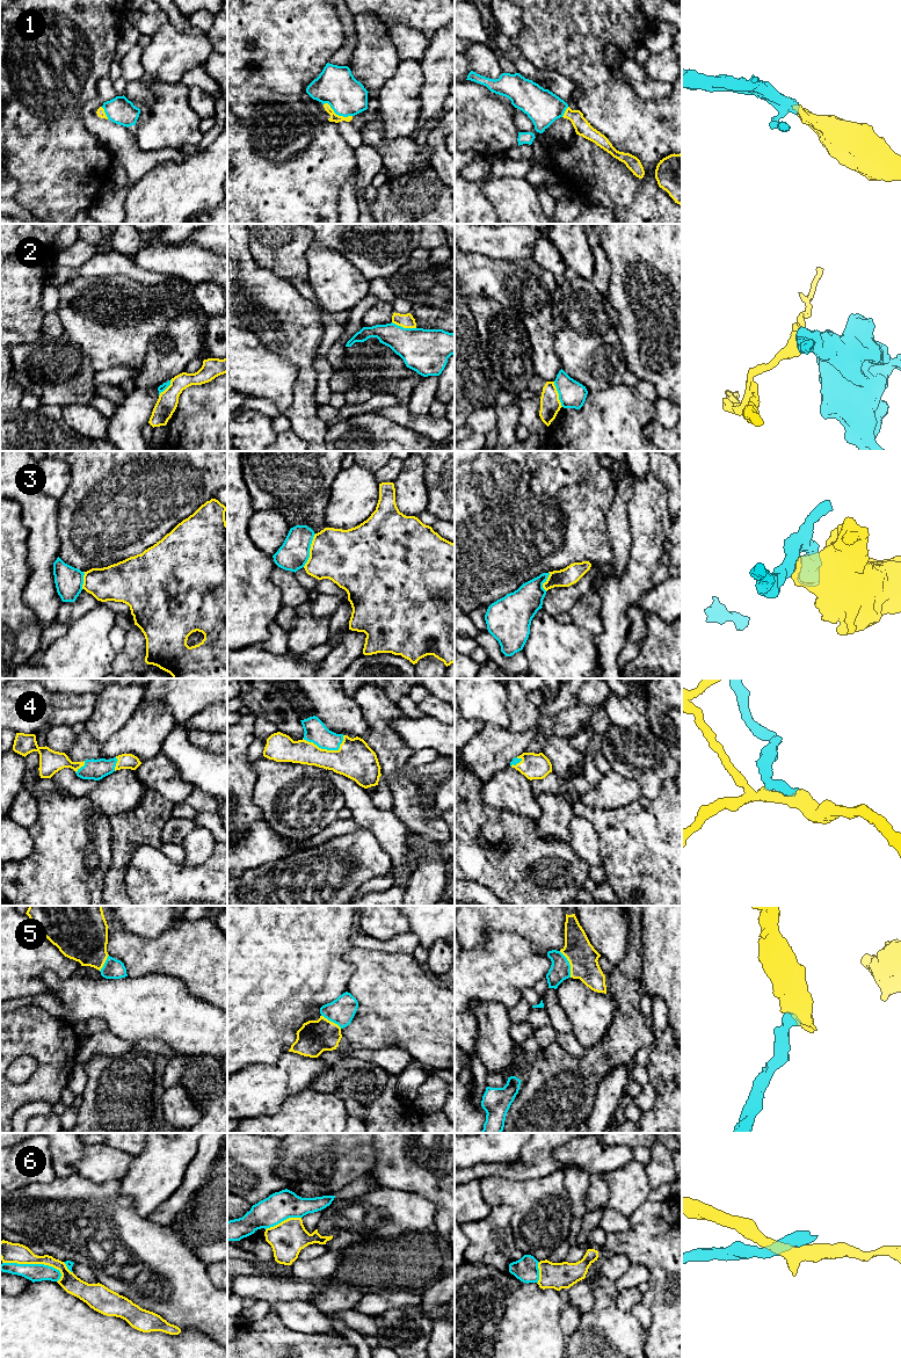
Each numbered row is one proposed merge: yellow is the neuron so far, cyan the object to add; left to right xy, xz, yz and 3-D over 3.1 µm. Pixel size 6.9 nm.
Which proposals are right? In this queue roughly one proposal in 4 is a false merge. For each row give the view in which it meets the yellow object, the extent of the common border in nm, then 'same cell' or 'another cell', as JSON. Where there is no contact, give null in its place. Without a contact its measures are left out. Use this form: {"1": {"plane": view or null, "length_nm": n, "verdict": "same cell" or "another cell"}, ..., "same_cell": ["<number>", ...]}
{"1": {"plane": "xz", "length_nm": 220, "verdict": "same cell"}, "2": {"plane": "yz", "length_nm": 190, "verdict": "another cell"}, "3": {"plane": "xz", "length_nm": 240, "verdict": "another cell"}, "4": {"plane": "xz", "length_nm": 280, "verdict": "same cell"}, "5": {"plane": "yz", "length_nm": 200, "verdict": "same cell"}, "6": {"plane": "xy", "length_nm": 420, "verdict": "another cell"}, "same_cell": ["1", "4", "5"]}

